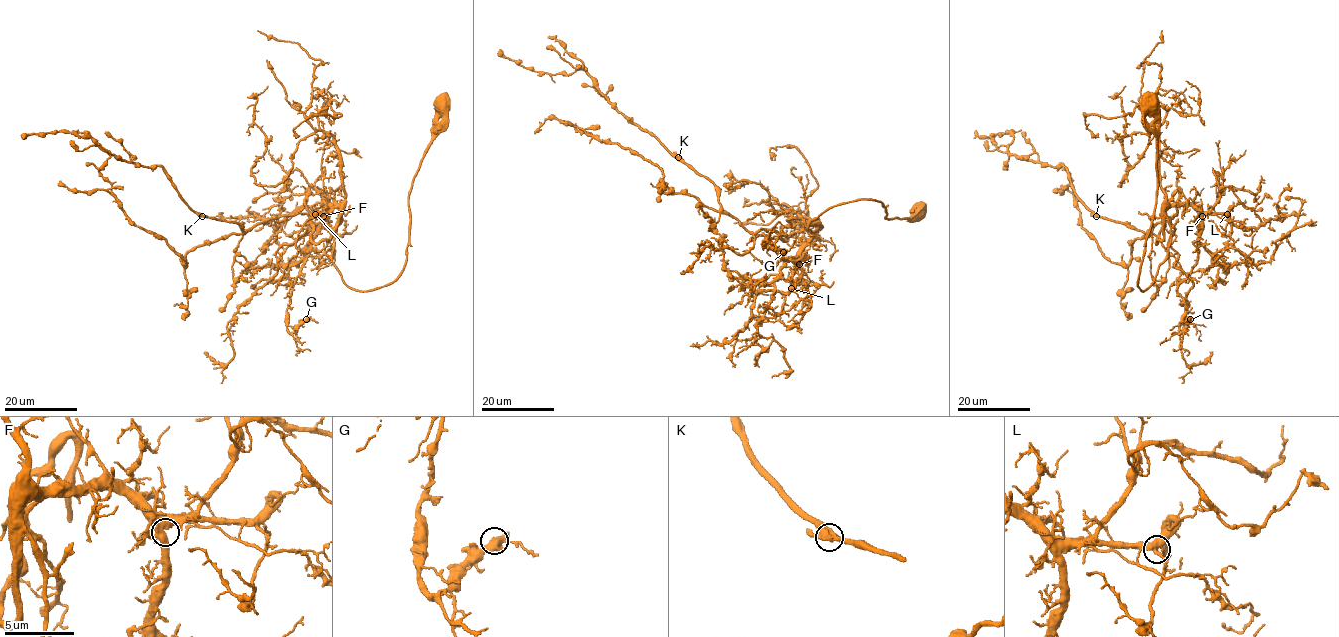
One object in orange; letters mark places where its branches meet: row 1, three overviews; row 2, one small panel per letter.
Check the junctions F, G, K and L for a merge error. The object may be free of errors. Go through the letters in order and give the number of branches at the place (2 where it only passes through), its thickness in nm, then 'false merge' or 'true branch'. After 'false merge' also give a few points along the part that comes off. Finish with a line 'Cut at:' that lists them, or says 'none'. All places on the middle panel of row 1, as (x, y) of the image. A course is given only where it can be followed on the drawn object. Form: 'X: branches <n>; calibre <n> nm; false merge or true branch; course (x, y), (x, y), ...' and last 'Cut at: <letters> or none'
F: branches 3; calibre 480 nm; true branch
G: branches 3; calibre 480 nm; true branch
K: branches 3; calibre 440 nm; true branch
L: branches 3; calibre 440 nm; true branch
Cut at: none

